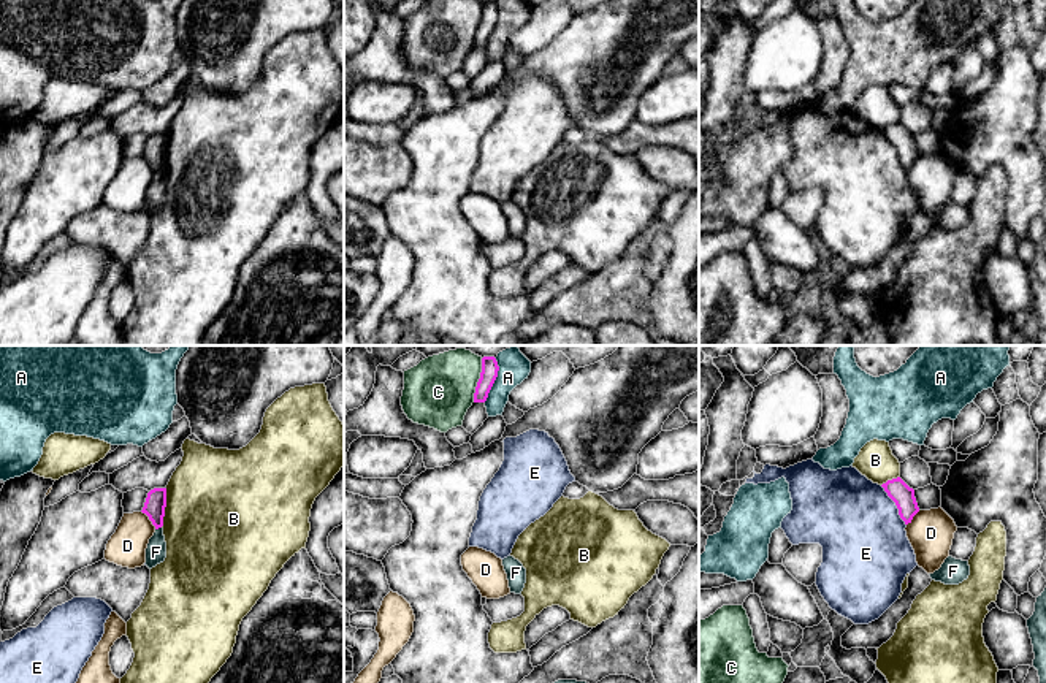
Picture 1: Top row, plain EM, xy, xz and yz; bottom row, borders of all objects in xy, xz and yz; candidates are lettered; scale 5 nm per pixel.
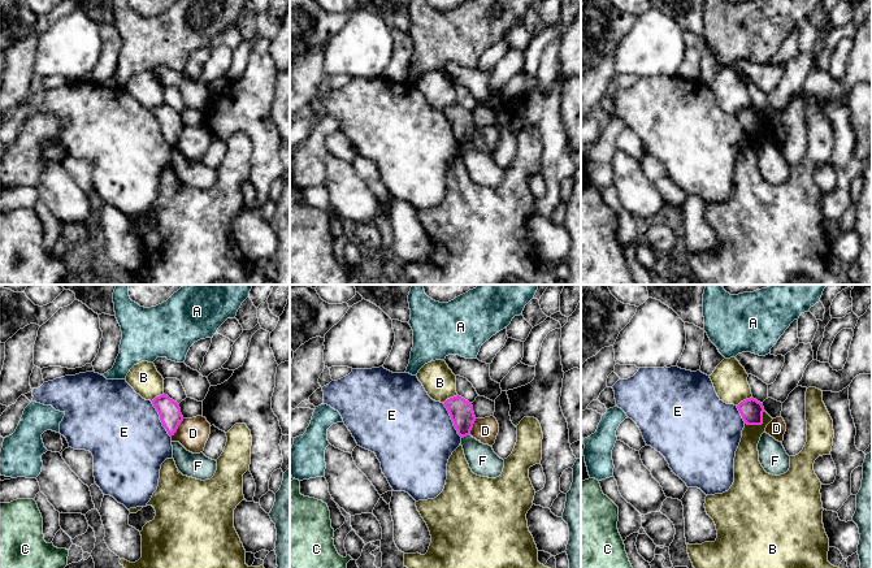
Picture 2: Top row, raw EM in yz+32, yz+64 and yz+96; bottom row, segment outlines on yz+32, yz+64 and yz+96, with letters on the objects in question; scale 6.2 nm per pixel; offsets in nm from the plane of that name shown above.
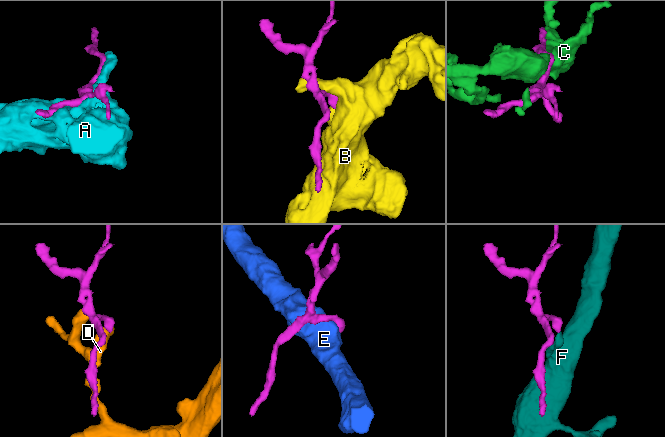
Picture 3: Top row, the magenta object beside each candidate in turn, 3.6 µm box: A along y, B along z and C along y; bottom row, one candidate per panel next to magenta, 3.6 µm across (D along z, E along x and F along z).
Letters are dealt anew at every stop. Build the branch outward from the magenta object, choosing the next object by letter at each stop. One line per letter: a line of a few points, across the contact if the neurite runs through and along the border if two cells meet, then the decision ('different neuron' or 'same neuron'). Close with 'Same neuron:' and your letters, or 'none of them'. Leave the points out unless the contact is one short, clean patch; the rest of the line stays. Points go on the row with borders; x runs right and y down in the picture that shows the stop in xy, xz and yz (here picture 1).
A: different neuron
B: different neuron
C: different neuron
D: line xy (141, 511), (156, 528); different neuron
E: different neuron
F: line xy (160, 526), (156, 530); different neuron
Same neuron: none of them

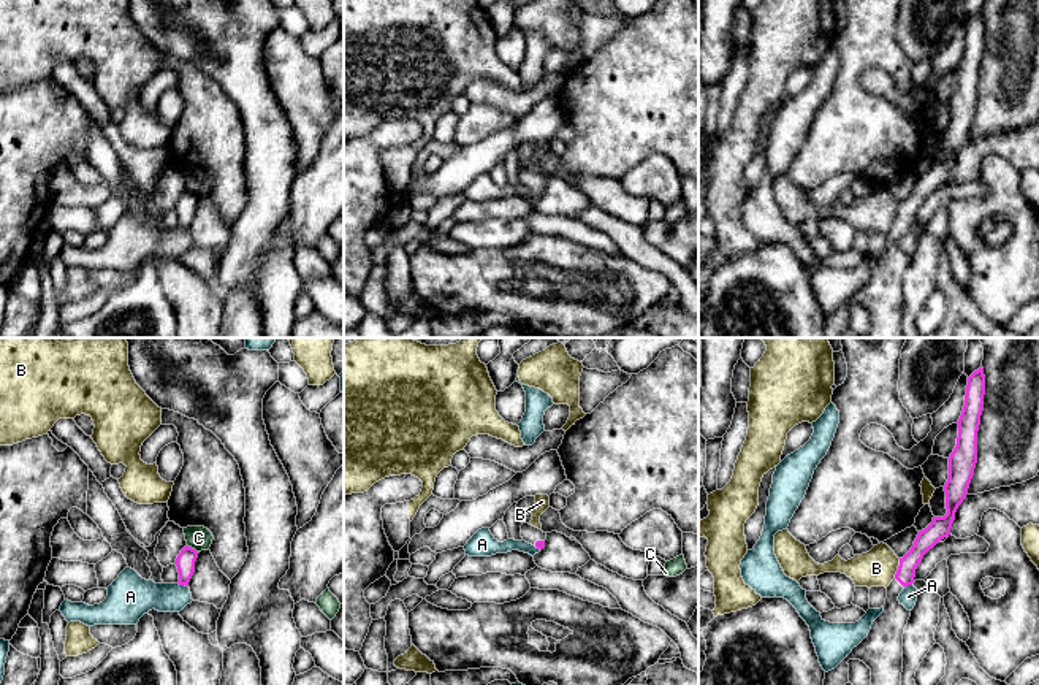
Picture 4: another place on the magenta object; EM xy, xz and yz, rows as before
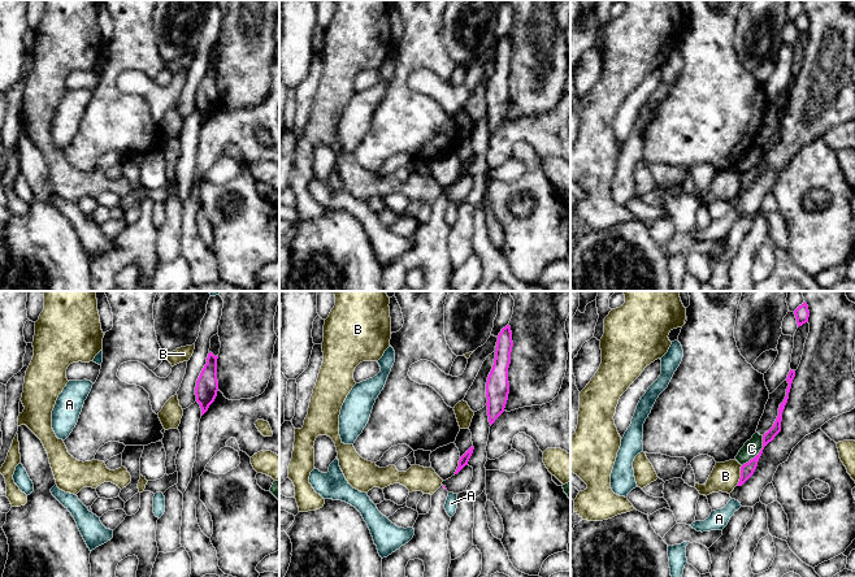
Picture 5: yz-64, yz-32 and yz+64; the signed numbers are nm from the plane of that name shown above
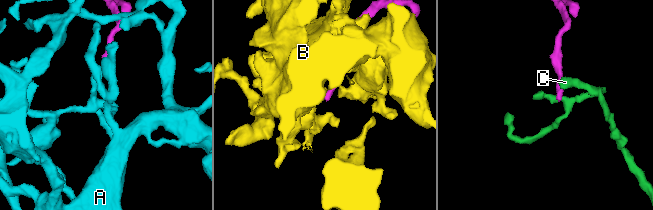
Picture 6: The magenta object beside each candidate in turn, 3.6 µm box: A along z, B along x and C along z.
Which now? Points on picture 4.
A: line xy (178, 582), (186, 587); different neuron
B: line yz (900, 558), (894, 577); different neuron
C: line xy (187, 544), (197, 552); different neuron
Same neuron: none of them

